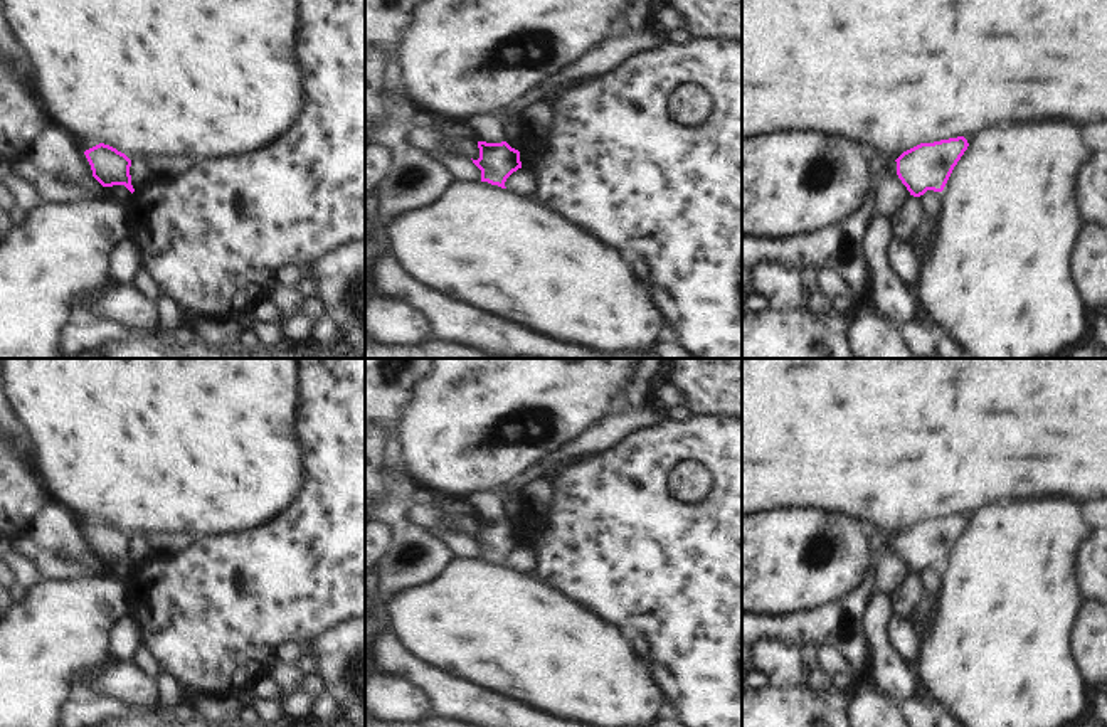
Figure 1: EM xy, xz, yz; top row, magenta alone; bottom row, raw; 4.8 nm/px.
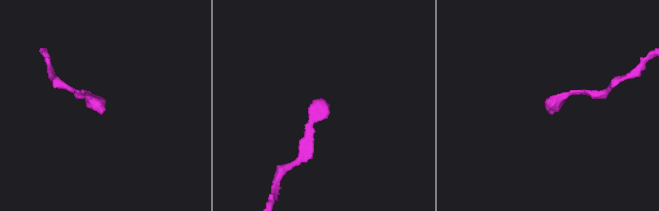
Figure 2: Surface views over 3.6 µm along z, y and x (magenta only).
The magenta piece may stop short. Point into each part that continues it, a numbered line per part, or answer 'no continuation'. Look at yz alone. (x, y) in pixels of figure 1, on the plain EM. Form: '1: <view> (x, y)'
1: yz (890, 547)

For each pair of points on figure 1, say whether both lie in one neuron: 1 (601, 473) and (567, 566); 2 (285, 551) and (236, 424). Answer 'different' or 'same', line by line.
1: same
2: different

